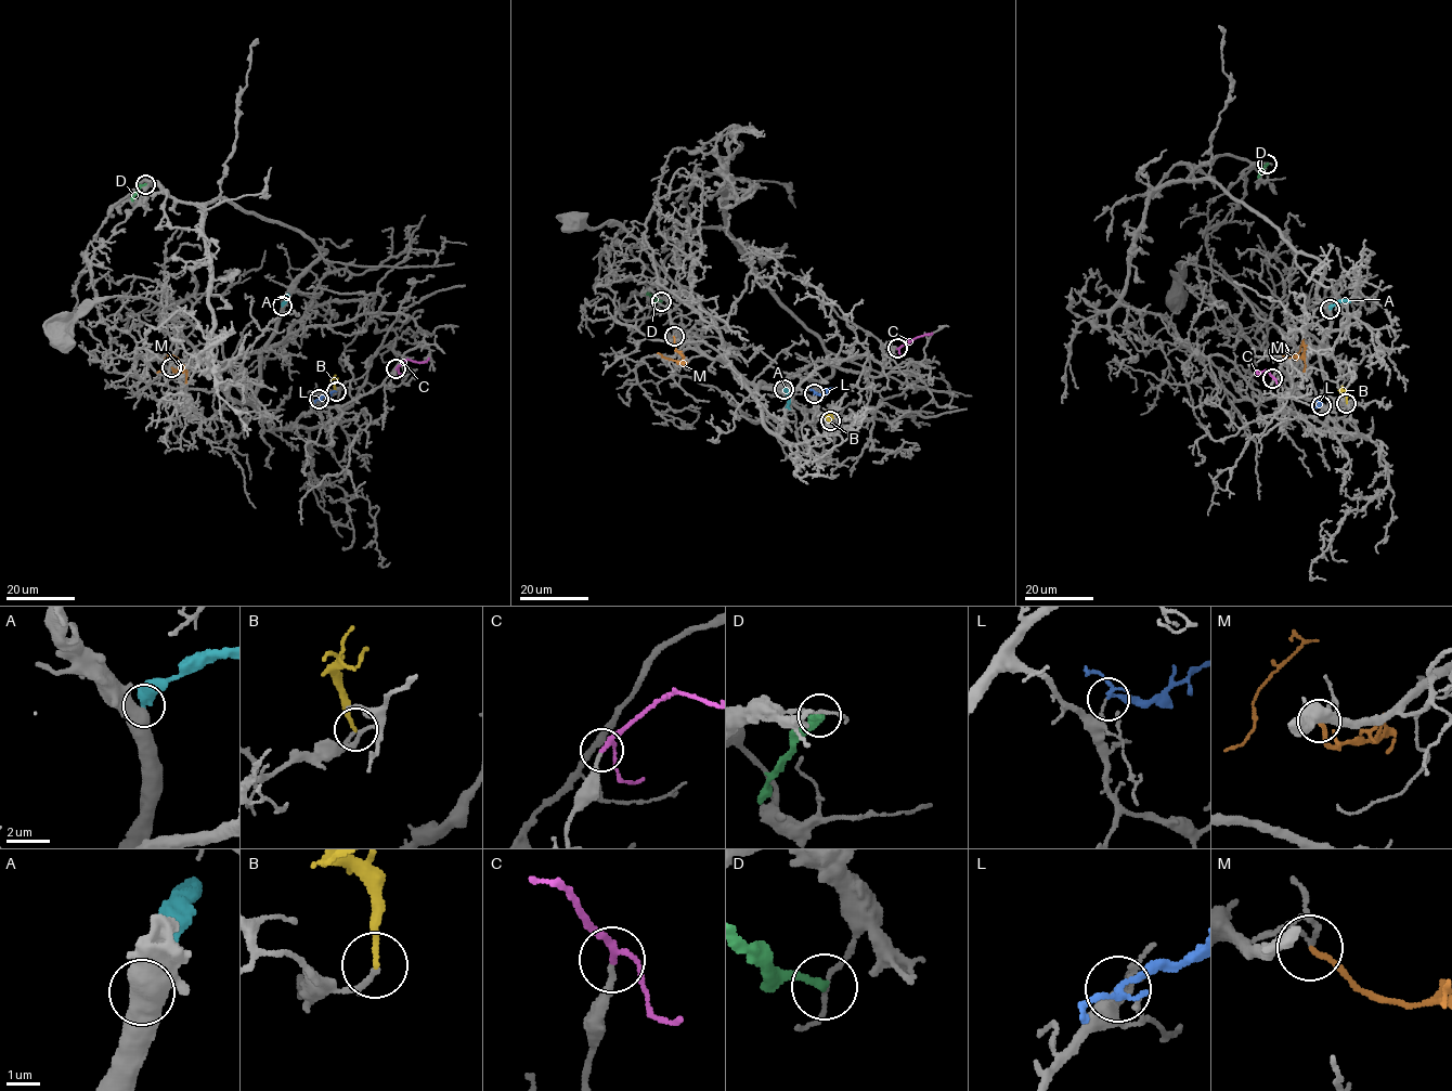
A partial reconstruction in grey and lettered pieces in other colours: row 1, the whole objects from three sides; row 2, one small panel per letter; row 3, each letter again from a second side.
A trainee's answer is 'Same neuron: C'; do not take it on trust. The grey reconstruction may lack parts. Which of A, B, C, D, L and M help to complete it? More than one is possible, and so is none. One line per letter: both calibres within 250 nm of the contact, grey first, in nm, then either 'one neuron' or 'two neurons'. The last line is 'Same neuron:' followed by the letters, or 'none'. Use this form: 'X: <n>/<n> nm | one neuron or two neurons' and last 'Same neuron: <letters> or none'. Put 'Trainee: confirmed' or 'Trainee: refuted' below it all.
A: 480/500 nm | two neurons
B: 160/170 nm | two neurons
C: 180/170 nm | one neuron
D: 130/220 nm | two neurons
L: 100/150 nm | two neurons
M: 140/160 nm | two neurons
Same neuron: C
Trainee: confirmed

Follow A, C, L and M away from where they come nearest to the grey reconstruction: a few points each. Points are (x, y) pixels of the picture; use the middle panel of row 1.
A: (783, 389), (789, 408)
C: (897, 349), (932, 333)
L: (814, 393), (820, 394), (832, 388)
M: (673, 336), (675, 350), (683, 360), (674, 361), (657, 353)

